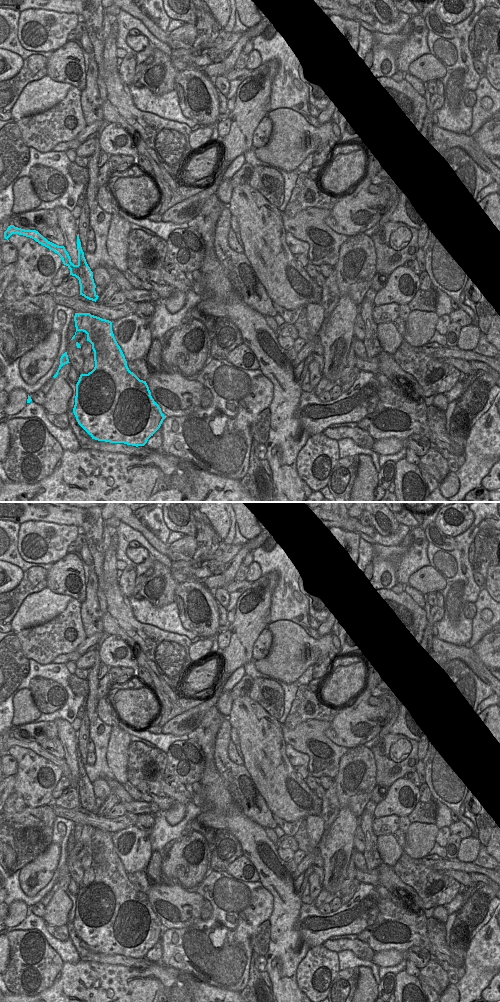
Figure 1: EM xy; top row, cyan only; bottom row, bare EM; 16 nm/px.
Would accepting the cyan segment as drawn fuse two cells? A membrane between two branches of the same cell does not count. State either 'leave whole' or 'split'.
split

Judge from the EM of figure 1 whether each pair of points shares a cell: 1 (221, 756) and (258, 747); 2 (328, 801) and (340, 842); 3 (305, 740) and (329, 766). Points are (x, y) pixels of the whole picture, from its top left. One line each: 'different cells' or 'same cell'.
1: different cells
2: different cells
3: same cell

